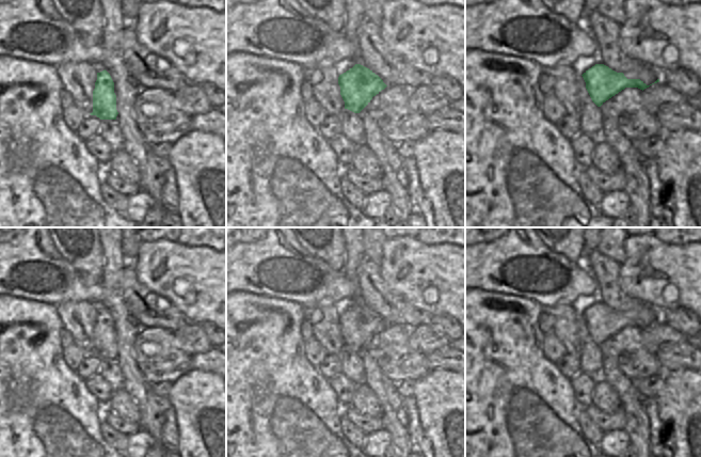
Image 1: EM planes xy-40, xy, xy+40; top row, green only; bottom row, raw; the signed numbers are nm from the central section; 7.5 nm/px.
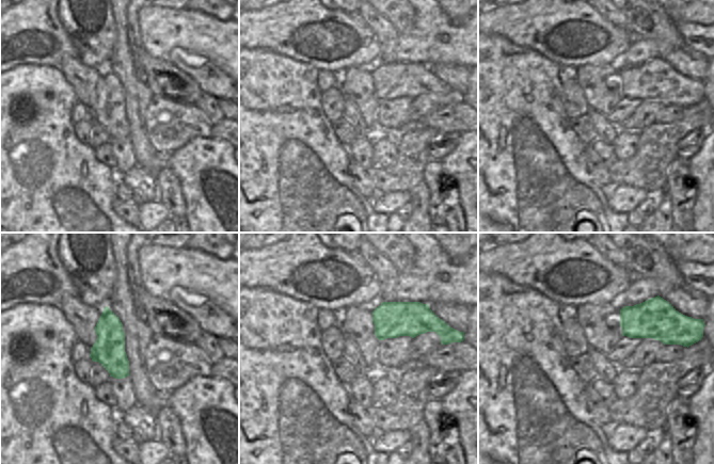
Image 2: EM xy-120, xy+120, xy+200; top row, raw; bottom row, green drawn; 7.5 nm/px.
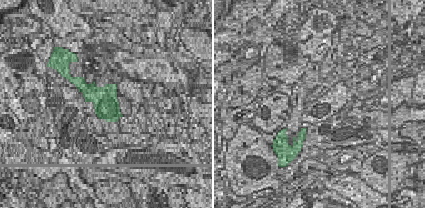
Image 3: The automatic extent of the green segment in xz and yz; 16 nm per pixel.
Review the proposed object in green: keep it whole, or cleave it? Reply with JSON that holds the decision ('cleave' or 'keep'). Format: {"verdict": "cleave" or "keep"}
{"verdict": "keep"}

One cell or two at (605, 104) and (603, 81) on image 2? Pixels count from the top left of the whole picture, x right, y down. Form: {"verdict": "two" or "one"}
{"verdict": "one"}

